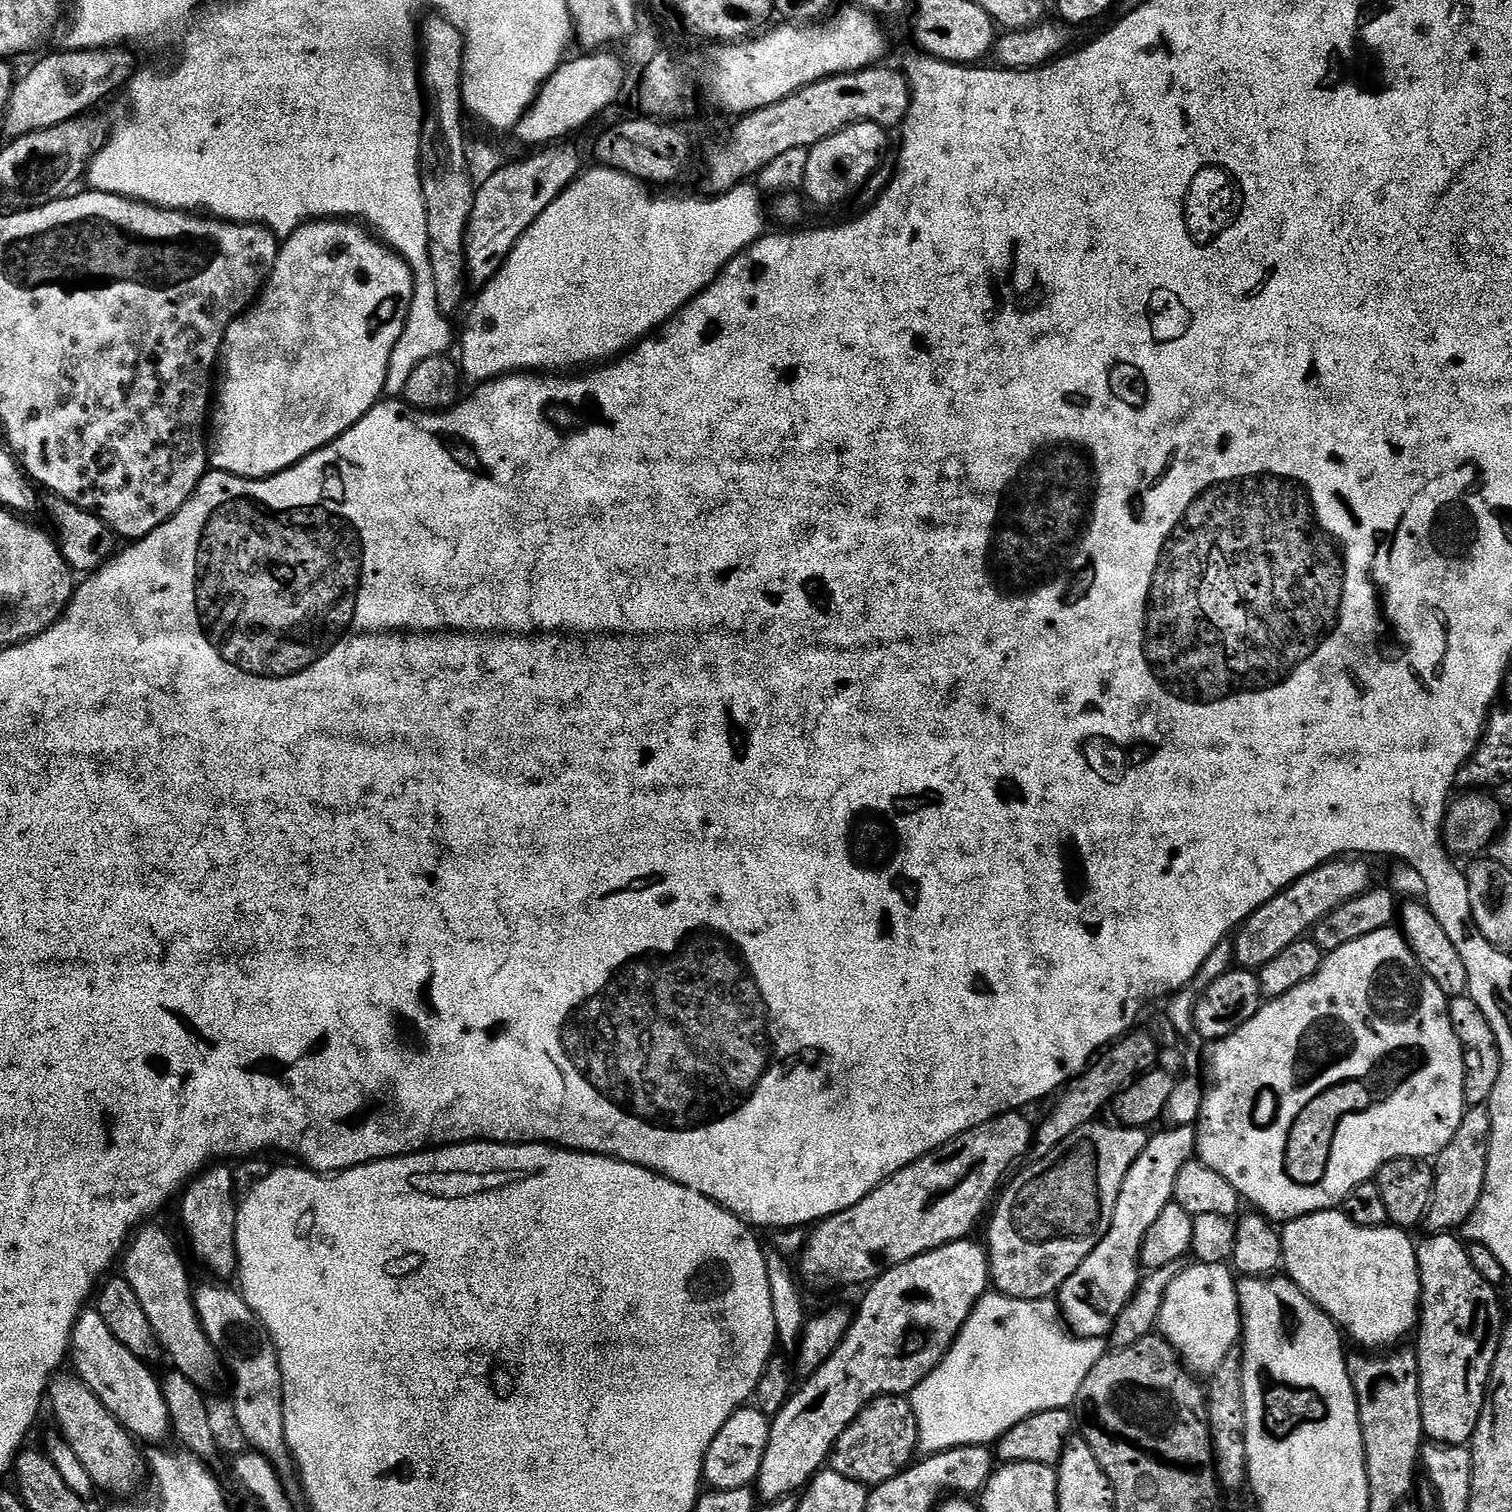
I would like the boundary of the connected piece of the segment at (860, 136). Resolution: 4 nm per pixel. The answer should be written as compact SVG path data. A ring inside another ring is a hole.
M852 124L807 149L808 161L802 170L802 192L807 203L820 208L836 208L852 191L853 195L885 159L888 136L878 124Z

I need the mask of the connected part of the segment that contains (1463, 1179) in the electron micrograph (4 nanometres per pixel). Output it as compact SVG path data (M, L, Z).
M1469 1107L1458 1126L1458 1134L1454 1134L1454 1138L1450 1138L1450 1142L1440 1151L1440 1155L1435 1157L1436 1181L1426 1217L1426 1228L1429 1233L1448 1234L1453 1230L1463 1229L1470 1214L1474 1214L1478 1198L1482 1198L1484 1193L1491 1133L1492 1123L1487 1107Z

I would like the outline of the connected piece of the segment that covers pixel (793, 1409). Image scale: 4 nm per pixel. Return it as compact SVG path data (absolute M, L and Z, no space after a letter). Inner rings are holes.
M972 1238L955 1240L953 1244L947 1244L941 1248L924 1252L918 1258L914 1258L910 1262L902 1262L898 1266L885 1270L877 1280L871 1281L870 1287L867 1289L869 1292L865 1294L864 1301L860 1304L860 1309L855 1309L852 1317L852 1325L848 1327L848 1333L842 1338L842 1342L836 1347L834 1354L830 1354L830 1358L826 1358L826 1362L822 1362L822 1366L817 1372L811 1373L811 1375L807 1377L808 1381L806 1381L801 1388L799 1385L799 1387L793 1391L791 1398L786 1402L786 1406L782 1406L782 1410L778 1415L771 1417L770 1423L772 1429L770 1430L770 1438L766 1446L766 1454L762 1458L760 1472L754 1481L755 1491L758 1493L761 1501L771 1502L773 1500L782 1500L799 1493L801 1489L811 1481L812 1477L825 1467L826 1461L831 1457L832 1447L838 1442L842 1430L846 1430L846 1426L850 1426L850 1422L854 1422L854 1418L857 1414L860 1413L871 1400L877 1400L879 1396L908 1396L938 1367L944 1355L952 1348L952 1343L954 1343L956 1336L962 1330L966 1318L971 1314L974 1310L974 1306L986 1295L990 1288L988 1254L985 1245L983 1243L975 1244L974 1241L975 1239Z

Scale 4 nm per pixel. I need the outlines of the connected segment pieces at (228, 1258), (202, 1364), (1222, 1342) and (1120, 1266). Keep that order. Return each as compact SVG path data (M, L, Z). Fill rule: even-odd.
M217 1162L204 1169L199 1176L189 1180L180 1200L180 1220L188 1235L188 1244L196 1260L209 1272L209 1277L220 1282L237 1275L236 1259L236 1210L238 1193L234 1182L234 1171L227 1163Z
M144 1226L139 1229L133 1235L126 1251L122 1256L122 1265L124 1264L124 1268L122 1268L122 1275L127 1278L130 1282L130 1286L134 1286L134 1294L138 1294L138 1302L142 1302L142 1310L146 1310L146 1318L150 1322L150 1326L154 1330L154 1334L156 1335L157 1345L162 1349L162 1352L165 1352L166 1355L172 1359L171 1367L175 1369L175 1371L181 1372L182 1374L186 1374L186 1378L190 1378L190 1382L194 1382L196 1385L201 1388L201 1390L209 1390L208 1388L212 1388L216 1384L216 1379L219 1378L220 1372L222 1376L222 1361L220 1355L216 1352L216 1347L210 1342L210 1338L206 1338L206 1334L202 1330L202 1322L200 1321L200 1315L196 1312L196 1302L194 1299L194 1283L192 1284L192 1280L188 1277L188 1268L184 1265L184 1256L182 1253L176 1249L176 1244L172 1241L172 1236L167 1232L164 1228L148 1228L152 1226Z
M1196 1262L1178 1274L1165 1292L1158 1321L1159 1331L1193 1373L1210 1374L1218 1370L1241 1339L1237 1281L1232 1280L1232 1276L1234 1272L1228 1264Z
M1165 1127L1163 1131L1157 1136L1149 1135L1146 1150L1142 1150L1142 1154L1138 1154L1134 1166L1130 1166L1130 1170L1126 1174L1126 1182L1122 1182L1122 1190L1118 1194L1118 1206L1114 1206L1114 1218L1110 1230L1102 1238L1102 1242L1098 1242L1098 1246L1094 1246L1094 1250L1090 1250L1090 1254L1082 1262L1082 1266L1078 1266L1078 1270L1074 1270L1074 1274L1070 1274L1070 1278L1066 1278L1066 1282L1060 1287L1058 1303L1064 1322L1068 1326L1068 1331L1073 1336L1079 1336L1081 1340L1104 1340L1110 1336L1116 1319L1122 1314L1123 1308L1130 1303L1140 1285L1142 1242L1146 1238L1150 1226L1154 1226L1158 1214L1162 1214L1162 1210L1166 1210L1166 1206L1173 1203L1172 1195L1174 1194L1174 1182L1178 1182L1178 1170L1182 1170L1186 1161L1196 1156L1195 1127Z

